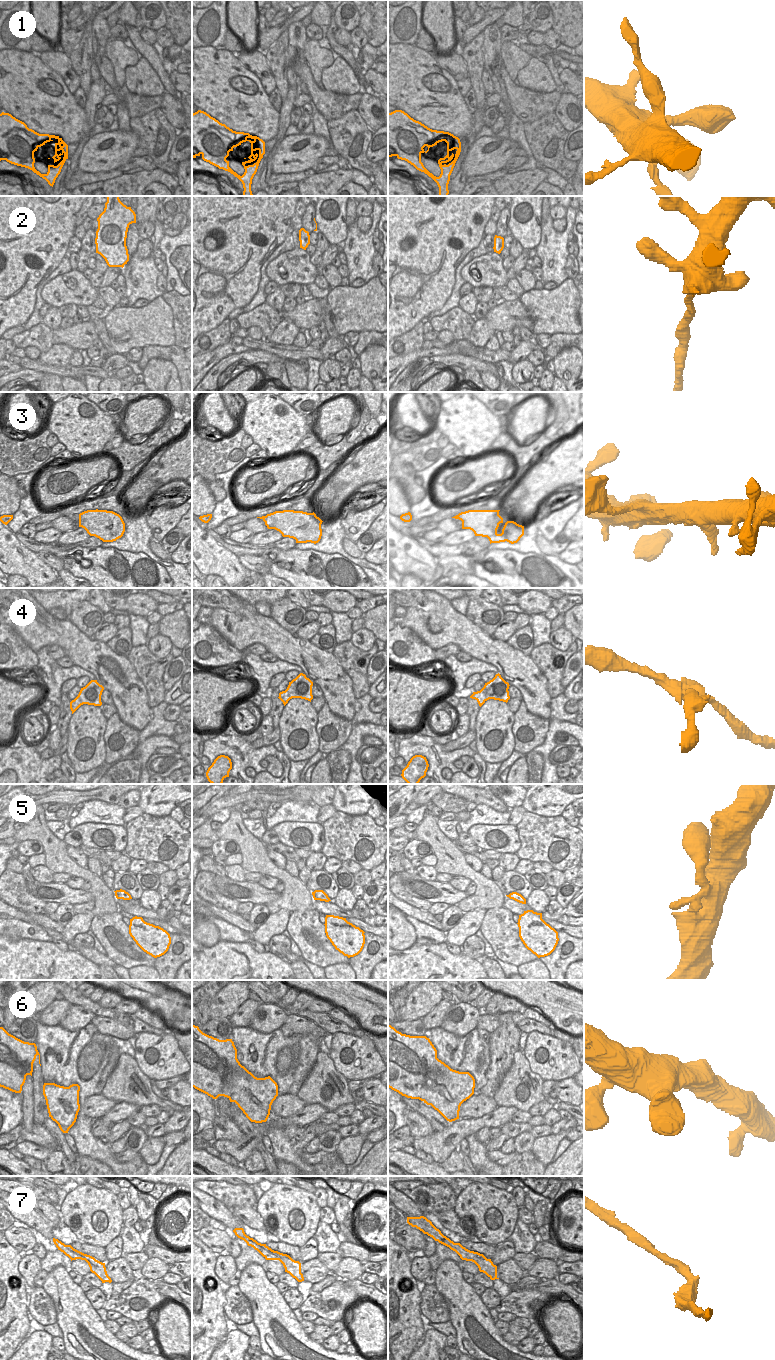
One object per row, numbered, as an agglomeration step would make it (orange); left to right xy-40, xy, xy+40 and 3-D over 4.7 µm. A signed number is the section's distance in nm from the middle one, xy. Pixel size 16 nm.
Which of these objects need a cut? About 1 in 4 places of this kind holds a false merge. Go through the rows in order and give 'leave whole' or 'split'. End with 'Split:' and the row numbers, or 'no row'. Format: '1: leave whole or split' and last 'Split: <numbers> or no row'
1: leave whole
2: split
3: leave whole
4: leave whole
5: leave whole
6: leave whole
7: split
Split: 2, 7

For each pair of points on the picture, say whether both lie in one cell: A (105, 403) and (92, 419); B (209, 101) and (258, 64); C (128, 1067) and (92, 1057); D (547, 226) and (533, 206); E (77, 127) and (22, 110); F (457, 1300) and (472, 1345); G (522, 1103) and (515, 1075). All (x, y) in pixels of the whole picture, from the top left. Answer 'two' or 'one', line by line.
A: two
B: two
C: two
D: two
E: one
F: one
G: one

